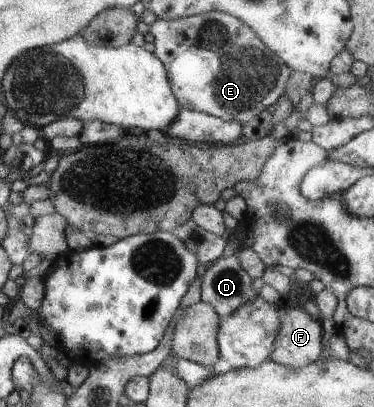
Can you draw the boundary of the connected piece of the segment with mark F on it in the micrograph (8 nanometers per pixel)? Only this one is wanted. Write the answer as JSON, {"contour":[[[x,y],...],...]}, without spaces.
{"contour":[[[285,309],[269,360],[302,369],[321,358],[323,328],[304,309]]]}

